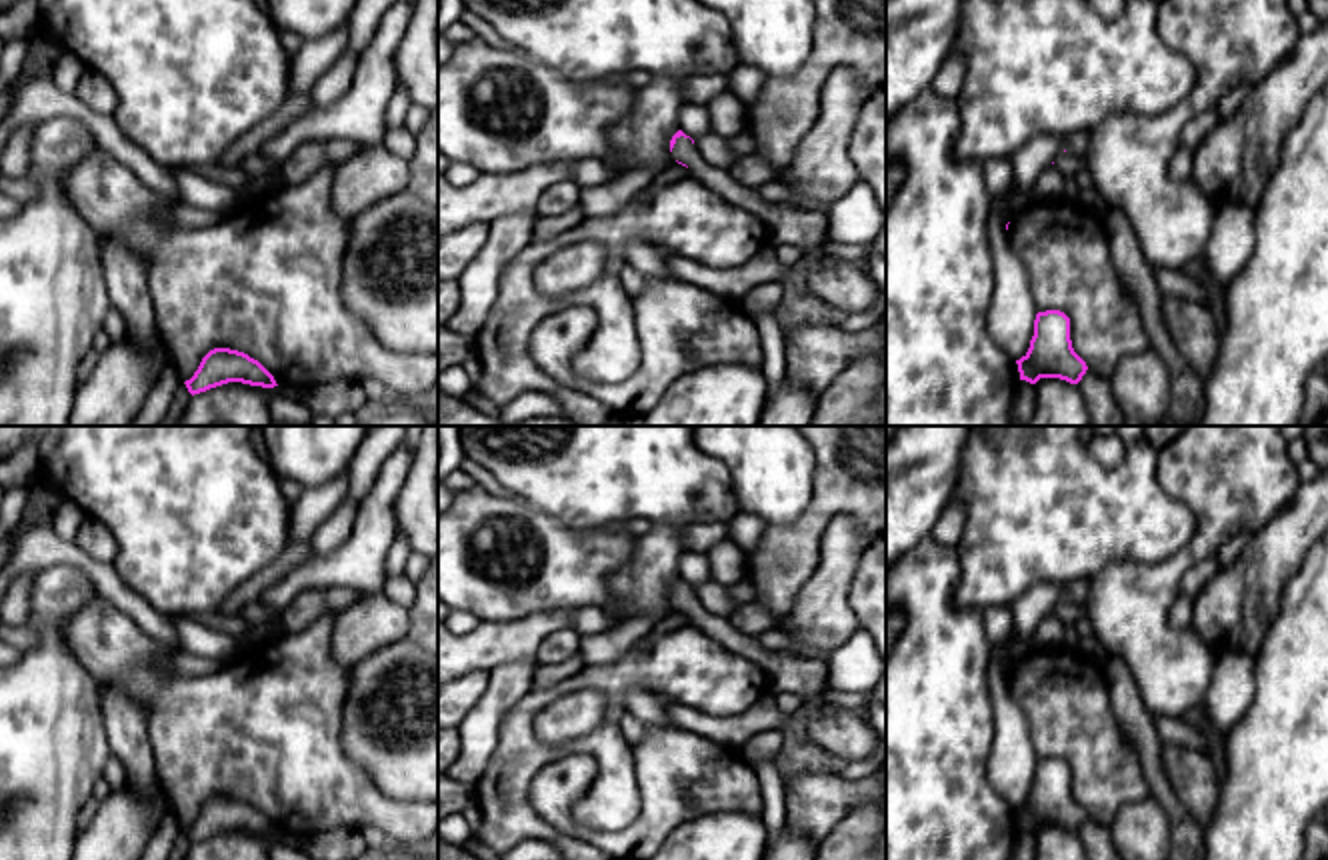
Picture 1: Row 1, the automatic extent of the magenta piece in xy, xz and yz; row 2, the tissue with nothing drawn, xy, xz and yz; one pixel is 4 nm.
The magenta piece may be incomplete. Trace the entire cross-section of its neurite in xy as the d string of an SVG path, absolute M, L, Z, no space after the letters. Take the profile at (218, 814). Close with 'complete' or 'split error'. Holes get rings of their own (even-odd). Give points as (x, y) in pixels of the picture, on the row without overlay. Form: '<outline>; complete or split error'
M230 796L210 798L202 806L194 824L184 832L188 840L194 844L228 830L242 830L262 836L278 834L274 824L258 808Z; complete

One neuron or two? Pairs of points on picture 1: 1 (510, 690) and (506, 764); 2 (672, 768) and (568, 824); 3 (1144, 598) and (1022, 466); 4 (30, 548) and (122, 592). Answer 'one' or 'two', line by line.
1: two
2: one
3: two
4: one

